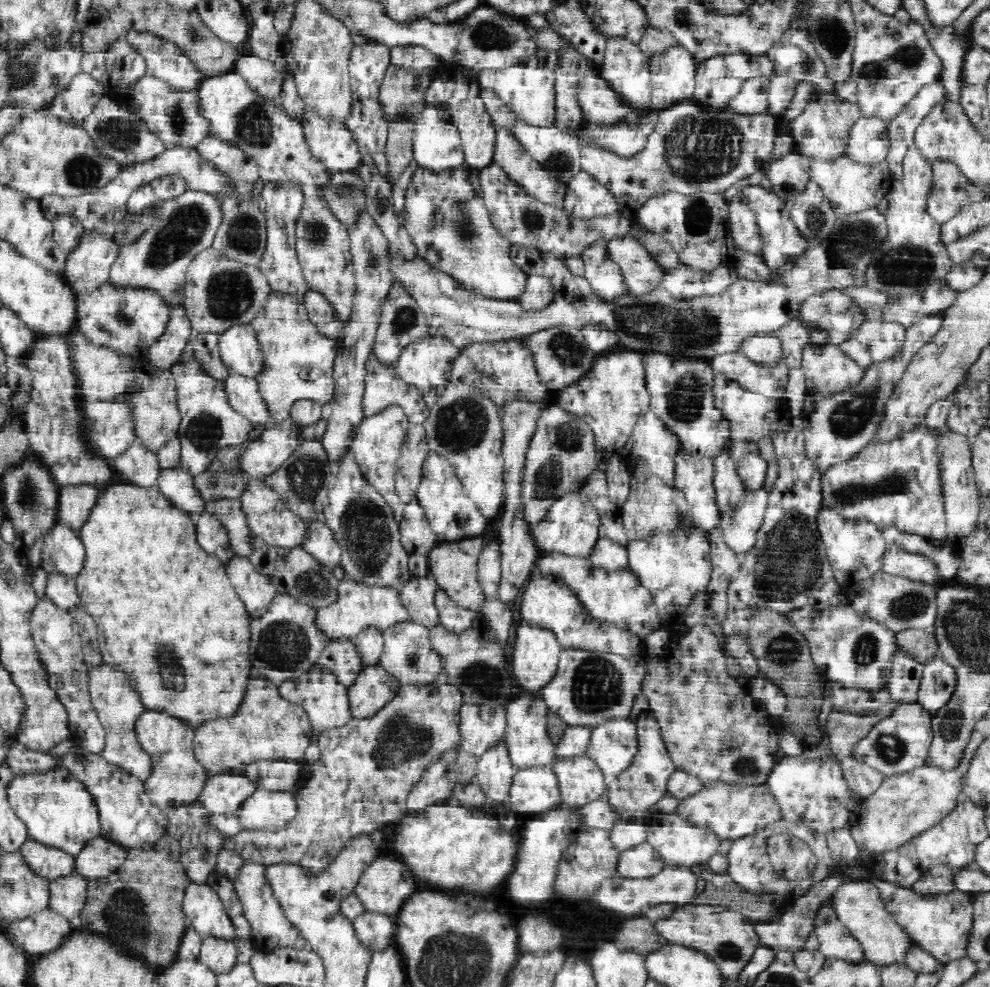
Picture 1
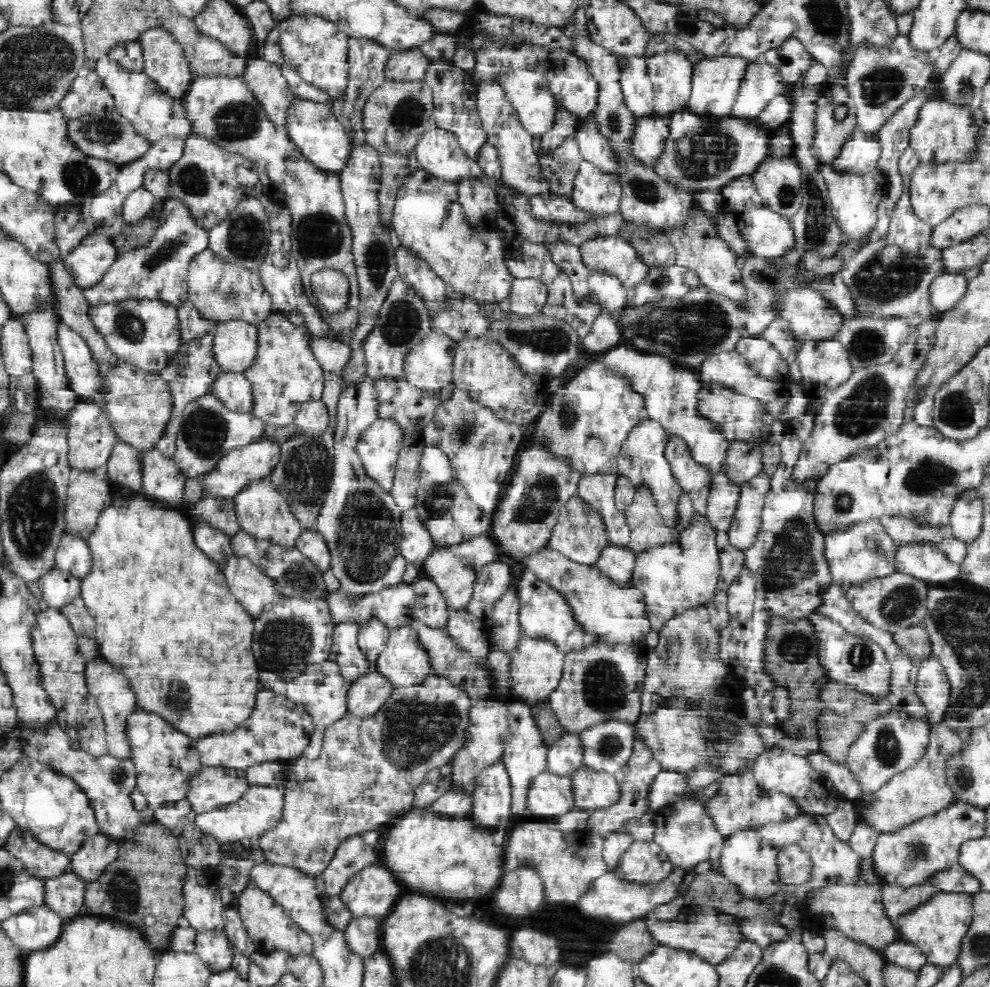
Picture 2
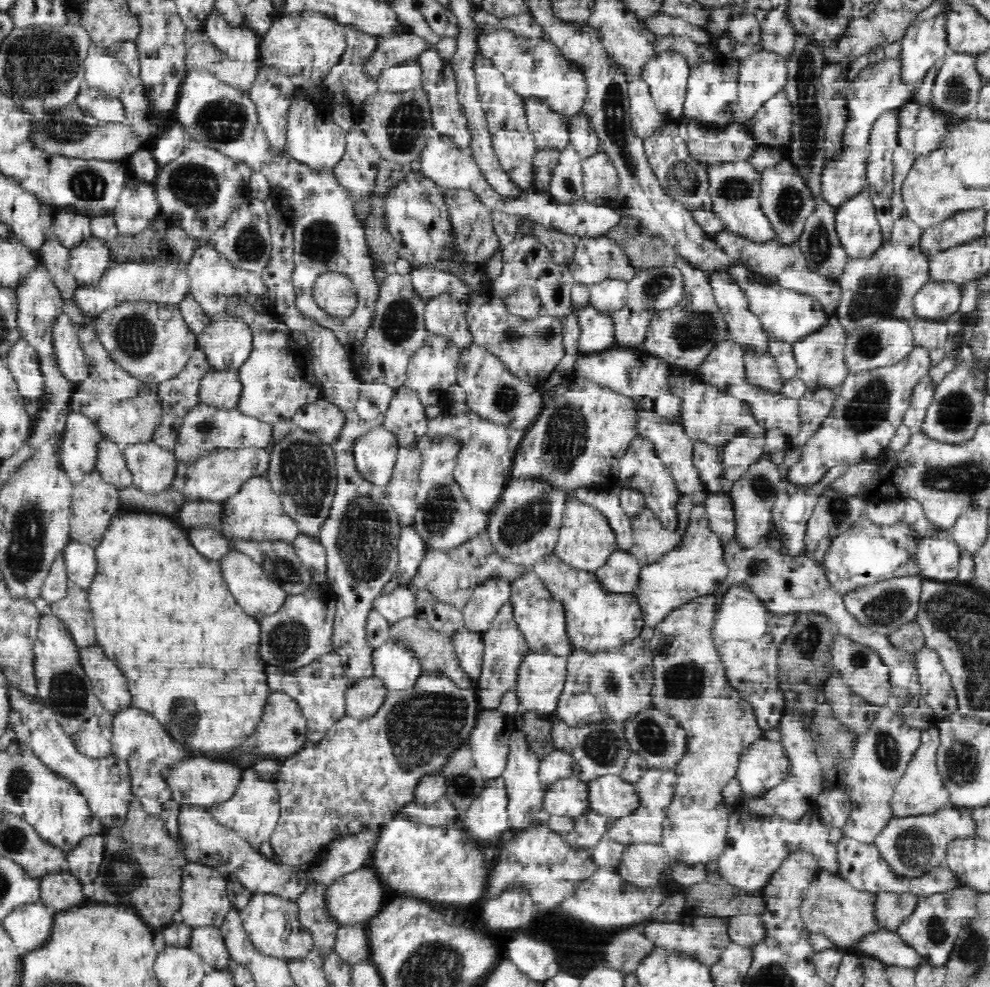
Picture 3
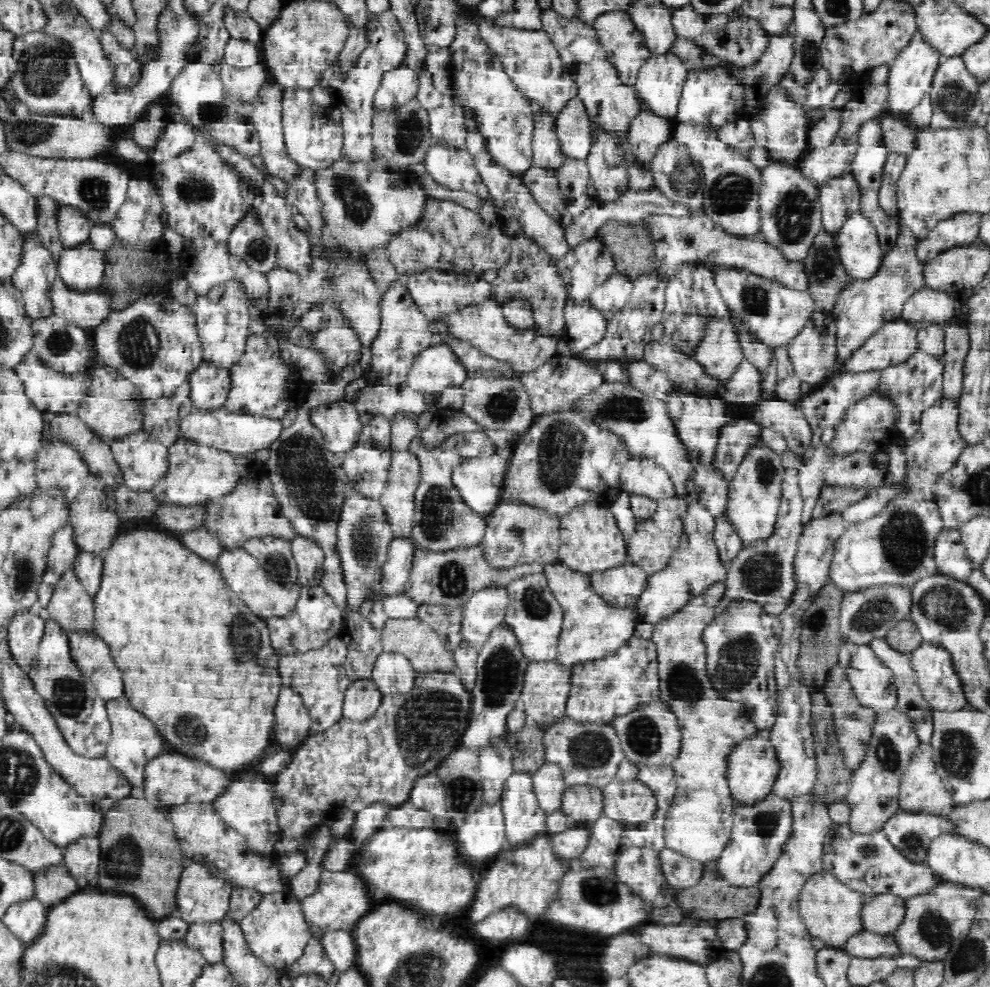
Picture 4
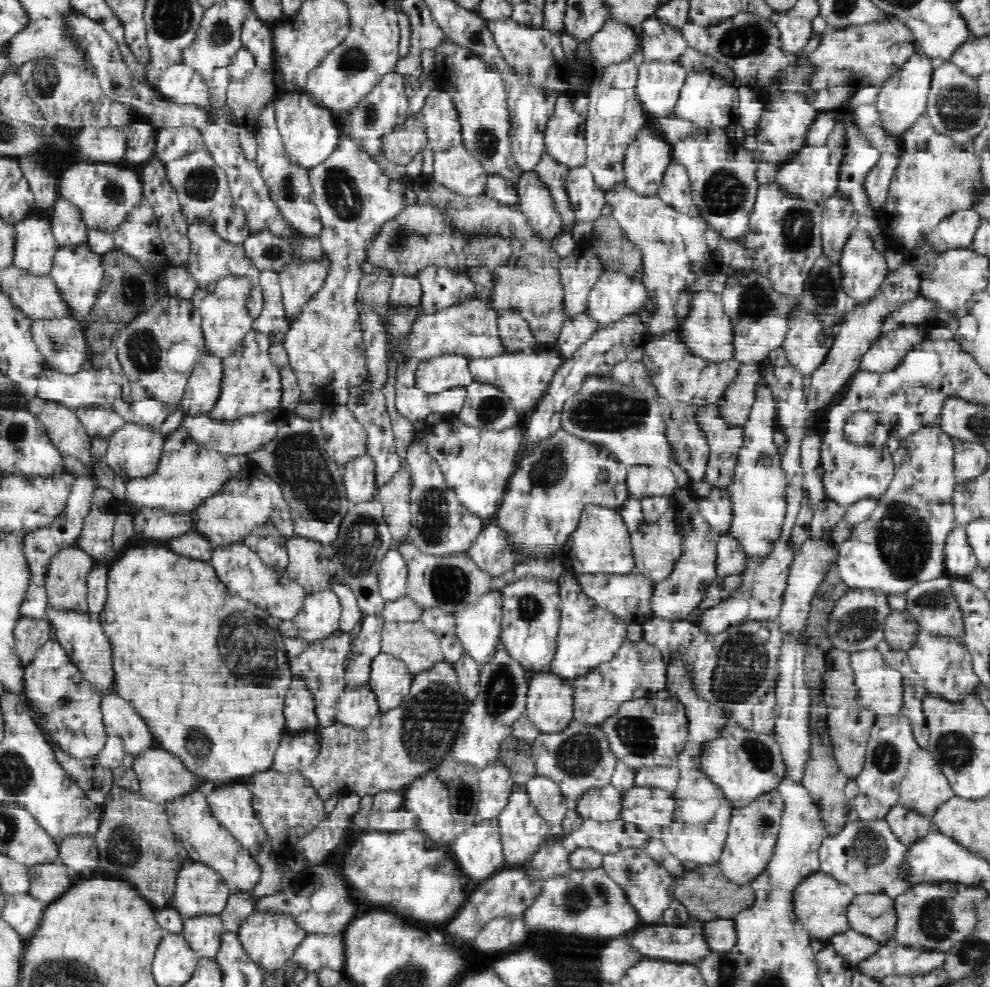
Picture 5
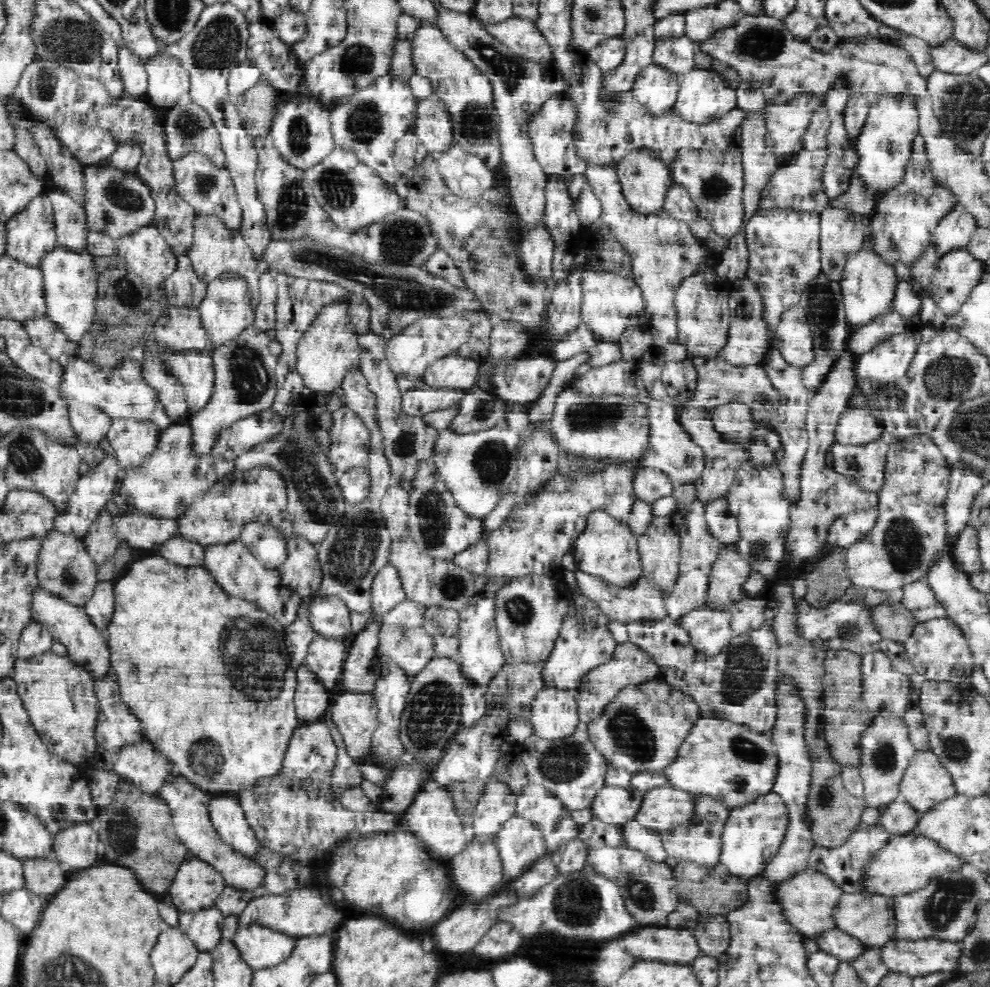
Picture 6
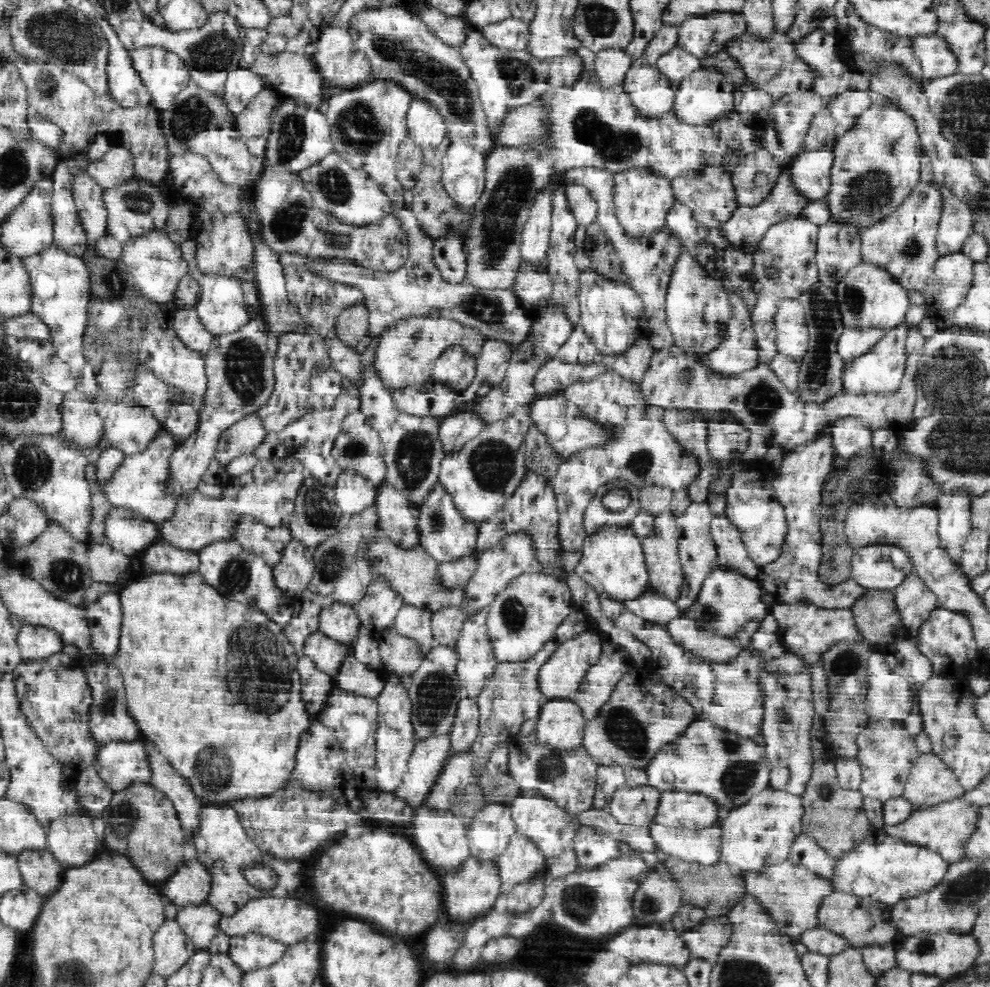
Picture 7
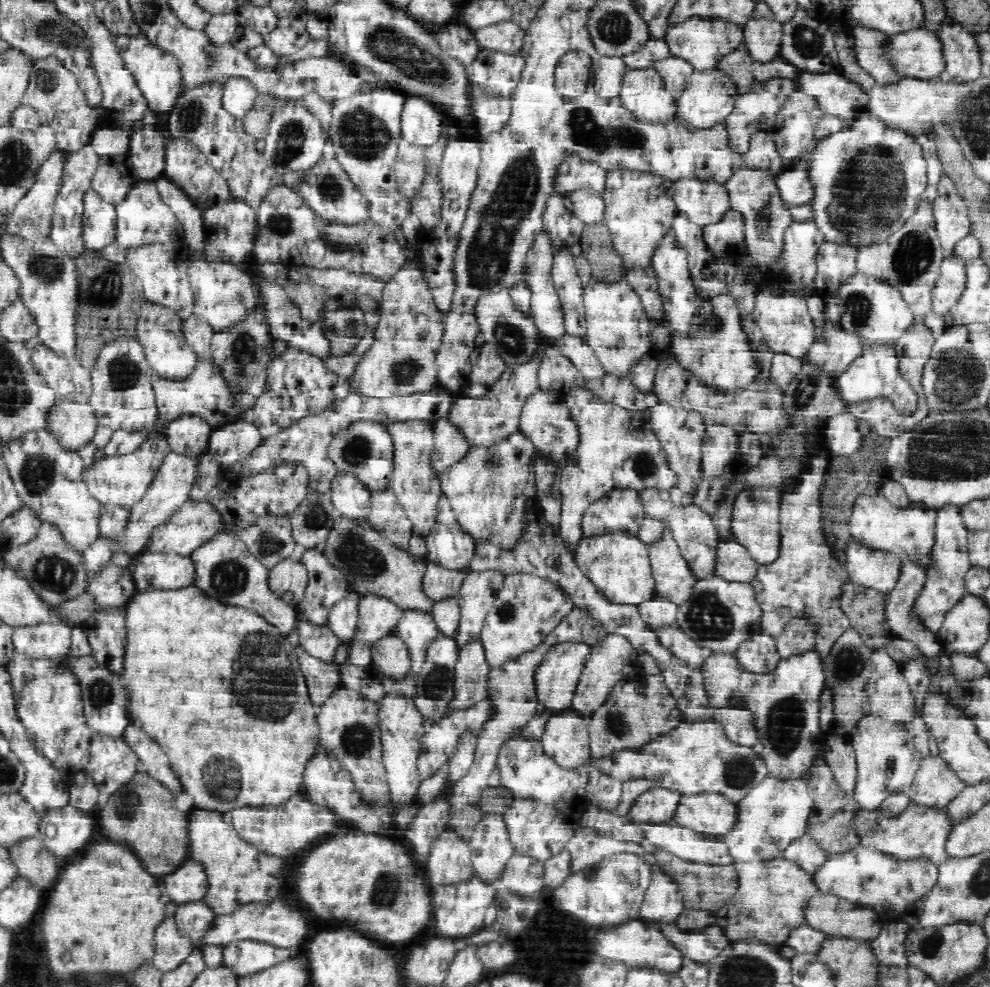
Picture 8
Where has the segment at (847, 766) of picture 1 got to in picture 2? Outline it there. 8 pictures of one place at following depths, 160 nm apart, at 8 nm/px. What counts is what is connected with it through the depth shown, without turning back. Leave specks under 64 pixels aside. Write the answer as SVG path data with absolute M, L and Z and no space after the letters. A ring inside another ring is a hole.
M821 752L806 756L812 766L825 773L835 789L840 792L840 796L850 801L860 794L858 783L853 779L853 774L849 771L845 764L836 764L828 760Z

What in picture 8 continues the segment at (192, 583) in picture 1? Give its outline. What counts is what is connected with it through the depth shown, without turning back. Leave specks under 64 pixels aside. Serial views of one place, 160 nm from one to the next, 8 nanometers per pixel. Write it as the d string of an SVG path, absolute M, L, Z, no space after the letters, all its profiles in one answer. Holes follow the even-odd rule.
M194 584L177 591L149 591L142 592L142 594L137 592L125 607L125 616L128 646L126 646L126 660L124 660L121 676L126 678L124 682L130 694L130 708L128 708L130 718L140 720L139 727L144 728L148 734L152 734L164 750L172 750L172 752L166 752L166 756L172 764L176 778L184 786L182 791L194 798L194 808L223 814L234 811L236 808L278 806L286 804L292 796L305 794L304 770L321 748L320 727L316 722L318 707L312 704L306 677L301 671L293 647L273 624L266 622L266 619L258 616L256 612L222 604L214 598L208 598ZM254 780L266 780L264 790L260 790L260 786L256 786Z

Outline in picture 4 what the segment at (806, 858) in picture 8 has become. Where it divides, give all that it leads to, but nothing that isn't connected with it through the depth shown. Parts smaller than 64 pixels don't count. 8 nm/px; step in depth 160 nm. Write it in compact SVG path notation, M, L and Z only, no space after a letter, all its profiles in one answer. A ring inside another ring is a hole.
M848 823L834 824L828 832L824 840L823 866L823 871L833 873L837 880L866 897L890 894L904 900L928 893L930 888L941 882L927 865L912 862L895 849L883 829L863 834L853 832Z

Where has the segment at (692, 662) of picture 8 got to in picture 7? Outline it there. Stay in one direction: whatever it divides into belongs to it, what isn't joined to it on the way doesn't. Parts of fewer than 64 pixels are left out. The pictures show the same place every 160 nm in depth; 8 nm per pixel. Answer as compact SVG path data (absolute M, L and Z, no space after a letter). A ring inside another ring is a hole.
M684 616L672 619L665 625L665 629L670 634L670 639L682 647L684 652L700 660L724 663L749 648L752 633L755 633L758 625L759 622L755 620L744 624L744 630L736 639L724 639L724 637L716 637L716 634L700 632L695 622Z

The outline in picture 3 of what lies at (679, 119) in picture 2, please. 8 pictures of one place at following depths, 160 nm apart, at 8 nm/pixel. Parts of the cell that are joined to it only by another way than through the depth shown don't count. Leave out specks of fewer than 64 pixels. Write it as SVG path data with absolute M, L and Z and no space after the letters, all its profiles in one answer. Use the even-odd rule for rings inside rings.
M680 119L688 131L687 146L692 158L707 167L716 162L748 161L755 139L738 120L723 126L707 126L696 121Z

